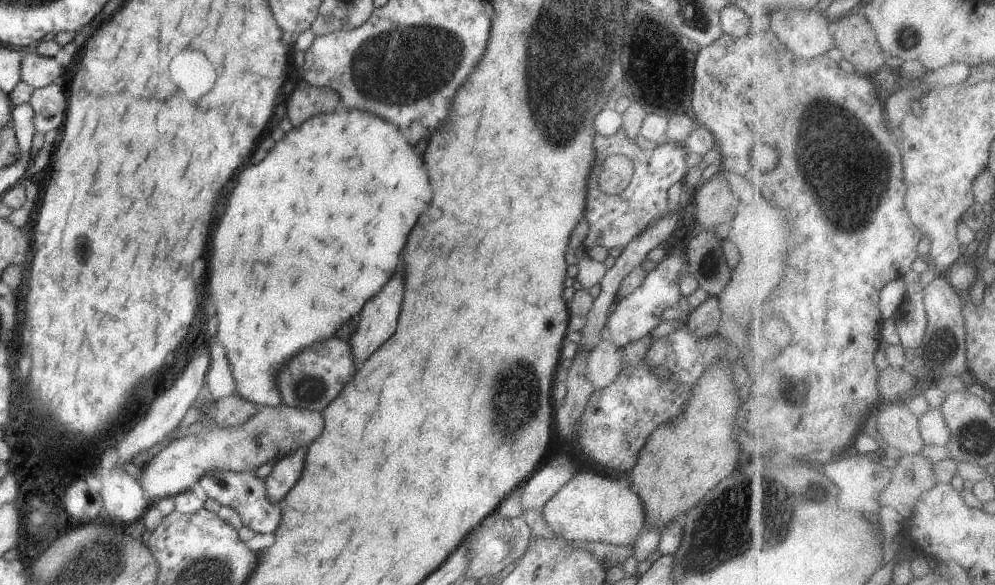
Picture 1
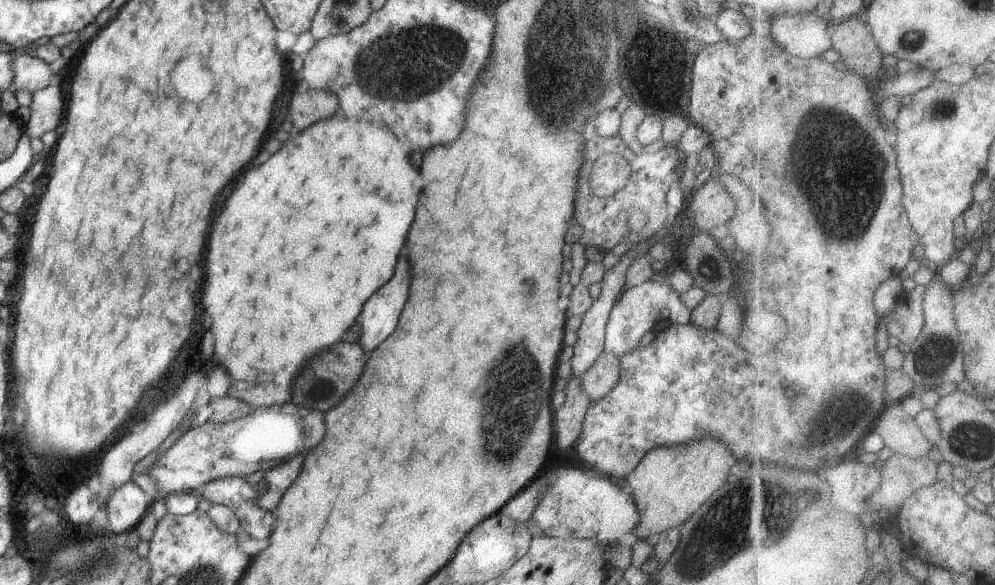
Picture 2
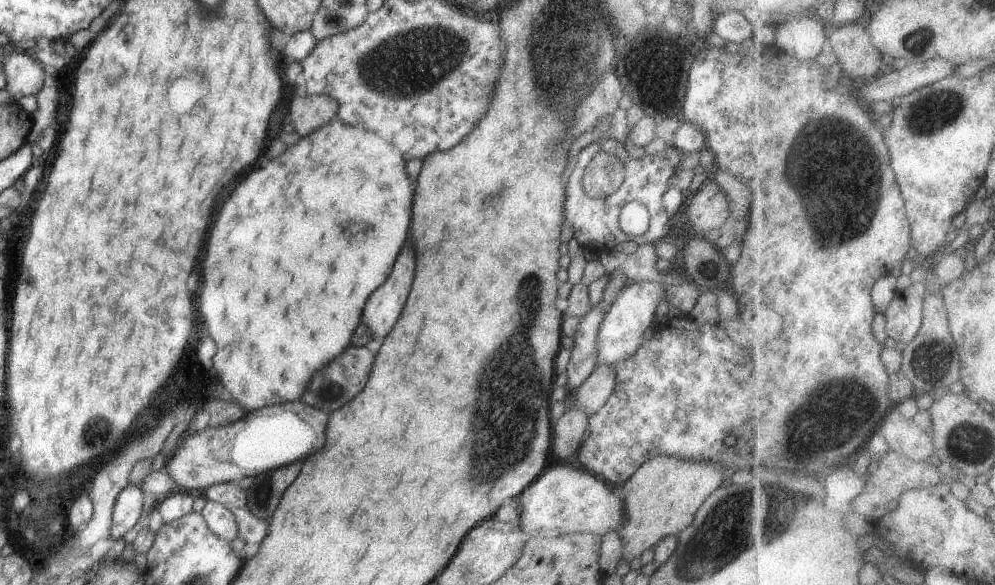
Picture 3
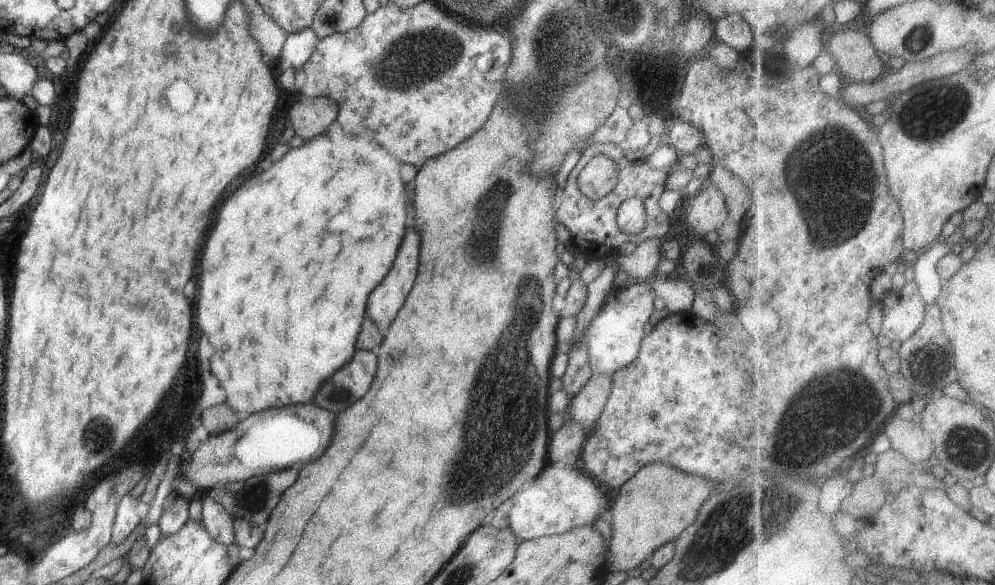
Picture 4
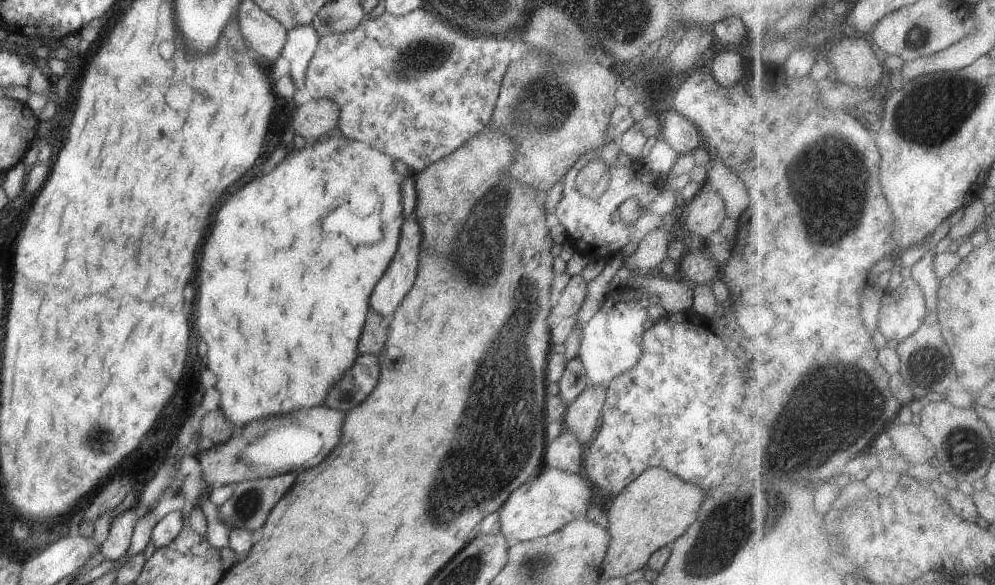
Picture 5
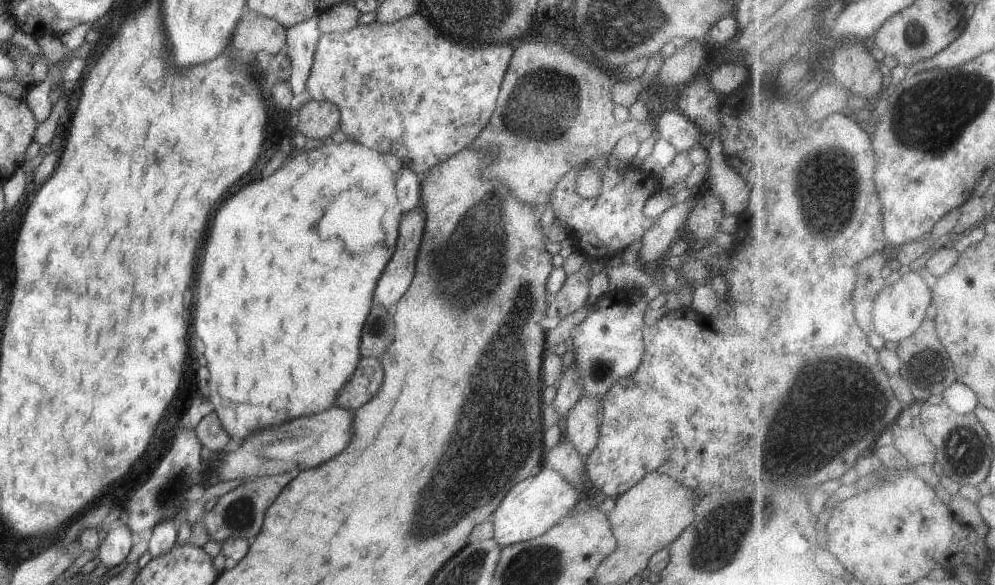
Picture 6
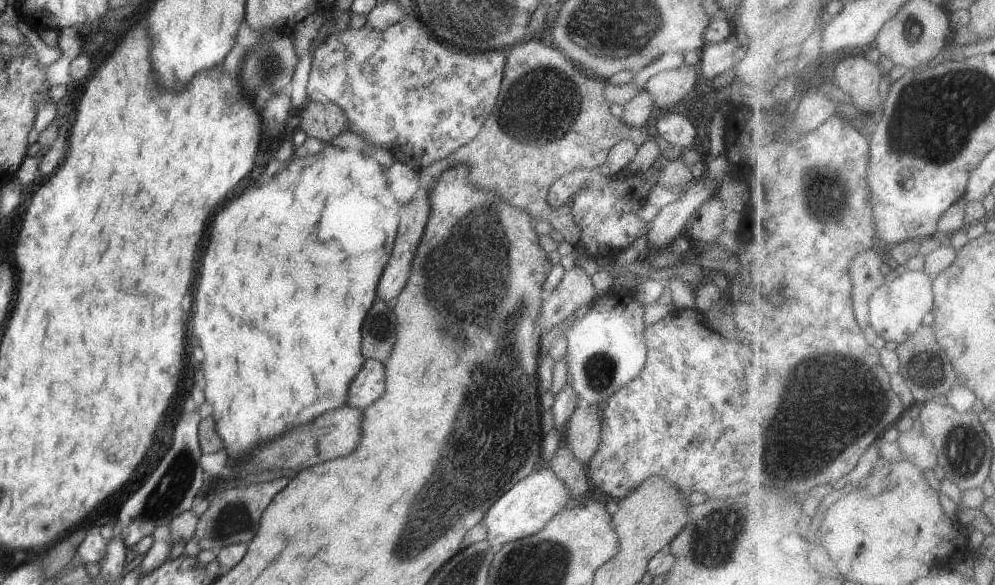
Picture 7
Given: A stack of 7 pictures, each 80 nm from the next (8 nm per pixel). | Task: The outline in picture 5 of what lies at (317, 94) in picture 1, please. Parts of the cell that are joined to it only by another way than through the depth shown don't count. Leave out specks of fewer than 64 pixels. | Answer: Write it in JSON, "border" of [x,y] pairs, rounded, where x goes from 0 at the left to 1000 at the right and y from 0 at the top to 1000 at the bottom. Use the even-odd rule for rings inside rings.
{"border":[[[316,169],[298,181],[293,198],[296,229],[310,239],[310,246],[328,232],[340,212],[343,185],[332,169]]]}

